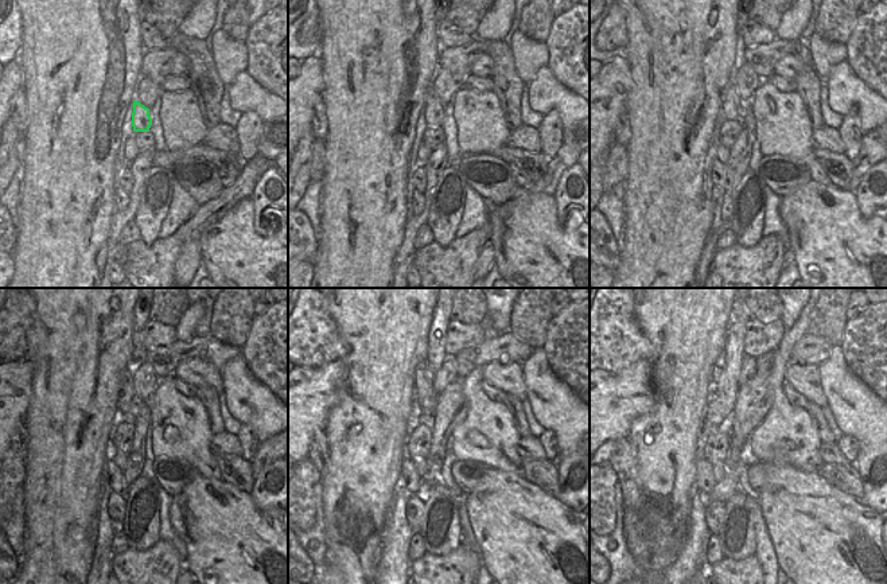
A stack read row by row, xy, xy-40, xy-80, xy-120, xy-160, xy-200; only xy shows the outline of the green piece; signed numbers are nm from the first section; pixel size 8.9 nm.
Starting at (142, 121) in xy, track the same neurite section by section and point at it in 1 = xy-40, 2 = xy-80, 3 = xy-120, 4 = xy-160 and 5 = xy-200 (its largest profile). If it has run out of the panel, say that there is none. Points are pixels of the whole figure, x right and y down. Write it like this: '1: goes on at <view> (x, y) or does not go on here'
1: goes on at xy-40 (434, 111)
2: goes on at xy-80 (732, 108)
3: goes on at xy-120 (127, 400)
4: goes on at xy-160 (426, 397)
5: goes on at xy-200 (719, 365)

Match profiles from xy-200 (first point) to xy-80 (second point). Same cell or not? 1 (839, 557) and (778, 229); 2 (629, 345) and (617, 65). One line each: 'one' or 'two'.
1: two
2: two

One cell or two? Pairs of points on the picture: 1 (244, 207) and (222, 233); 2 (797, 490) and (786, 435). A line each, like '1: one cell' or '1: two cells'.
1: one cell
2: two cells

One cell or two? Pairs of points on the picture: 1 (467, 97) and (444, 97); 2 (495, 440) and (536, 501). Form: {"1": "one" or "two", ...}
{"1": "two", "2": "two"}

